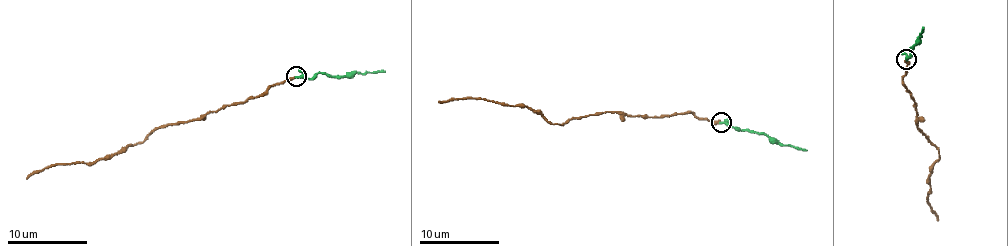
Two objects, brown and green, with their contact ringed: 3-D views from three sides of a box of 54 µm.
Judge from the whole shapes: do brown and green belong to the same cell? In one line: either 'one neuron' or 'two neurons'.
one neuron

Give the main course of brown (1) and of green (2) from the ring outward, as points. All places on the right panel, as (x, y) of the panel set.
1: (907, 59), (903, 84), (915, 104), (918, 128), (939, 155), (928, 175), (926, 199), (938, 220)
2: (906, 58), (922, 36), (923, 27)

